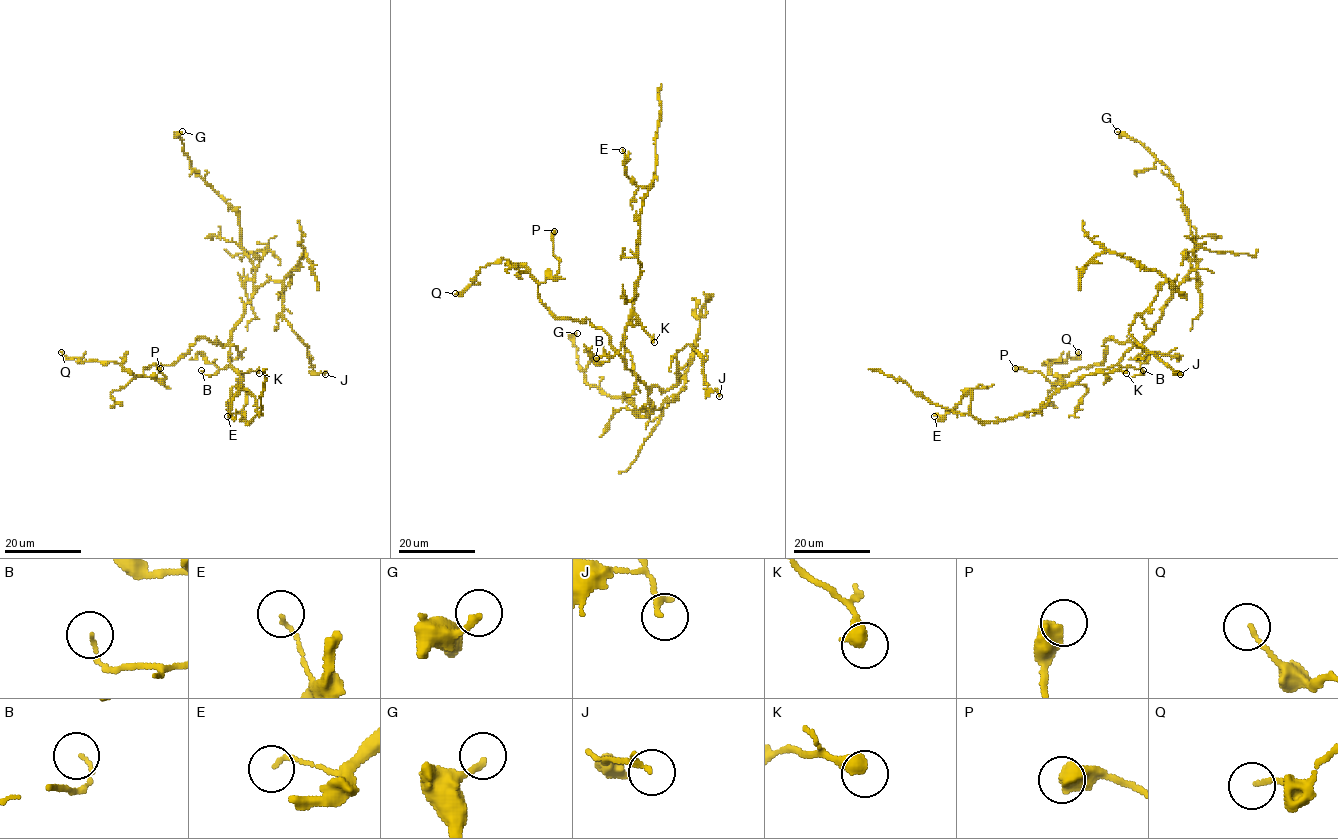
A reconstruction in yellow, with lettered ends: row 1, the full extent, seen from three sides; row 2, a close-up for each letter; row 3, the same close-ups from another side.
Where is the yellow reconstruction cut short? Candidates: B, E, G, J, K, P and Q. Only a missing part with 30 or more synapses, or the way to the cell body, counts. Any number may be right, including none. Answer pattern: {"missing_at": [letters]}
{"missing_at": []}

